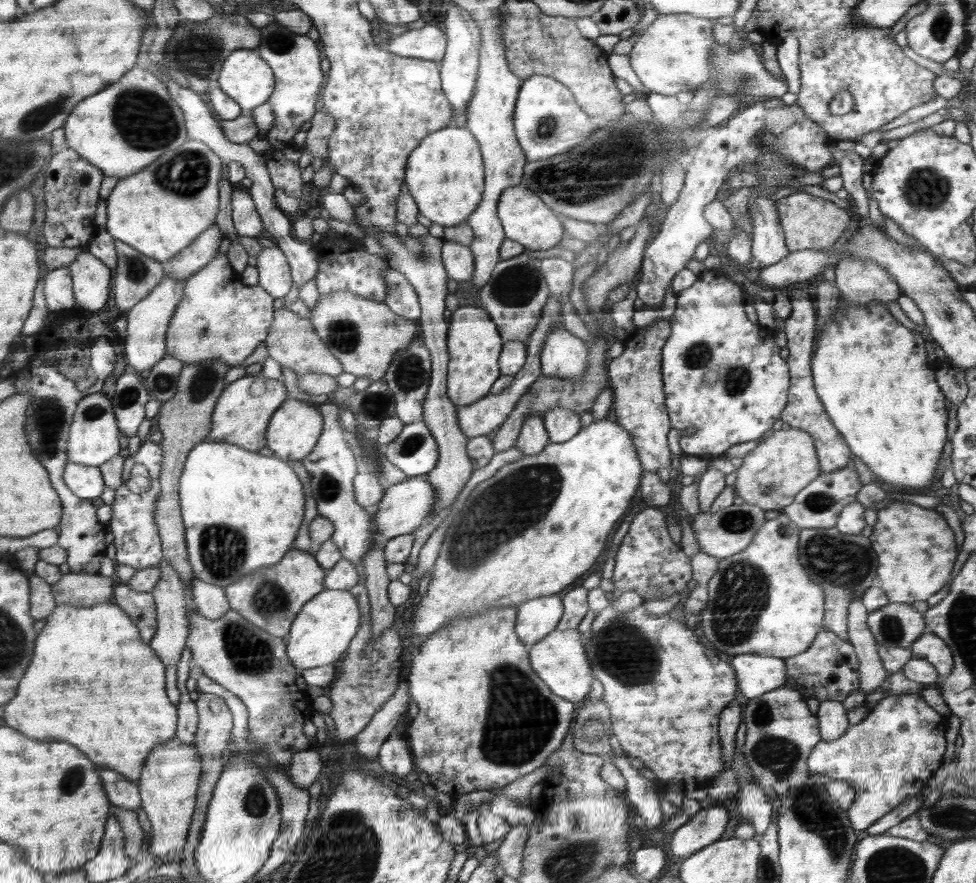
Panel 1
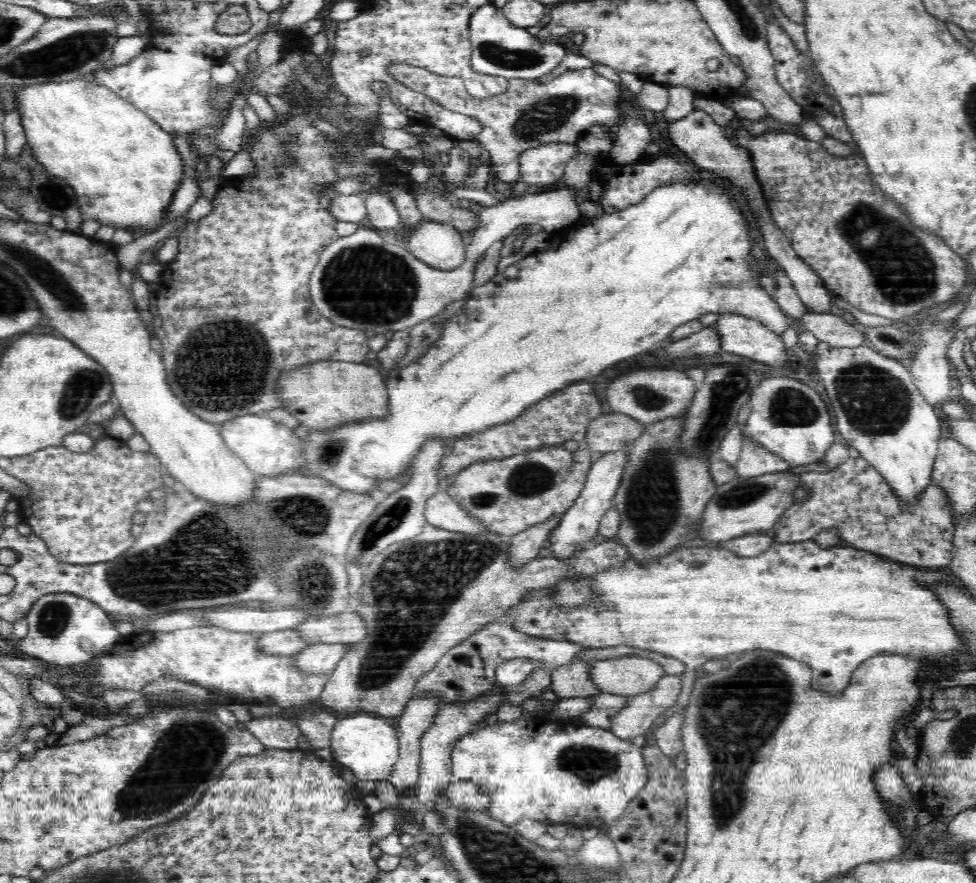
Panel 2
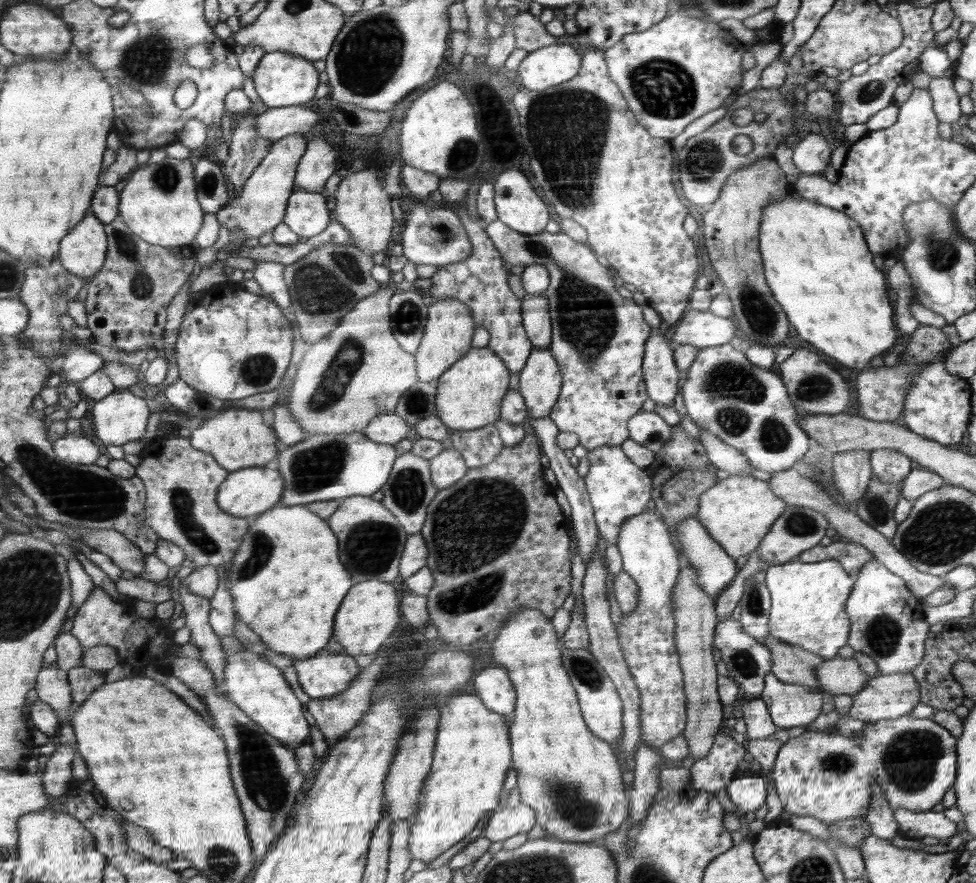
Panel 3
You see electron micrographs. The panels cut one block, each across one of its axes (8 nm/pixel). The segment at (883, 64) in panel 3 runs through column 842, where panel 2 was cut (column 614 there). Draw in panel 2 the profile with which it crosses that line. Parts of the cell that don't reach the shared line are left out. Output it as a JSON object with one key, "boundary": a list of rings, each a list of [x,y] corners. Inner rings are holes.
{"boundary":[[[405,62],[390,64],[388,71],[401,84],[433,98],[446,109],[478,120],[481,129],[476,140],[480,140],[480,144],[490,152],[497,178],[509,184],[521,177],[519,164],[526,151],[550,144],[574,145],[580,140],[581,133],[592,126],[606,125],[610,129],[622,123],[625,111],[622,105],[623,98],[626,98],[624,86],[600,76],[593,67],[565,71],[548,82],[510,79],[505,92],[478,99],[468,95],[458,77],[432,75]]]}

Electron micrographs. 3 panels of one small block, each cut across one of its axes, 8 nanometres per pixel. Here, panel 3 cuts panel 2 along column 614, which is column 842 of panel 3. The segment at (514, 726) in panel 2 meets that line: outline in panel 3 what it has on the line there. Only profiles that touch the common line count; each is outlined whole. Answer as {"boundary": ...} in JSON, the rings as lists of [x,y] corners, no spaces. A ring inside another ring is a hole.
{"boundary":[[[912,713],[905,714],[900,718],[896,719],[886,719],[880,720],[872,723],[866,723],[865,727],[860,733],[855,734],[855,736],[844,736],[840,733],[827,734],[826,732],[819,730],[807,730],[803,732],[800,736],[787,740],[778,751],[773,769],[771,770],[771,778],[774,780],[774,784],[776,786],[776,792],[781,800],[783,810],[787,810],[792,815],[798,816],[806,816],[812,815],[825,822],[826,824],[834,824],[838,823],[841,820],[846,819],[864,819],[867,816],[867,812],[870,811],[871,804],[871,786],[872,785],[880,785],[883,788],[883,791],[886,793],[886,798],[888,802],[891,804],[891,807],[895,811],[896,809],[908,809],[911,811],[915,810],[928,810],[932,808],[934,804],[938,804],[940,800],[942,800],[942,796],[944,796],[944,792],[948,790],[948,788],[936,788],[936,794],[922,794],[922,790],[932,782],[932,774],[934,774],[934,766],[936,766],[936,760],[946,752],[946,750],[950,750],[950,748],[954,748],[954,744],[956,744],[956,737],[948,732],[947,728],[944,728],[943,725],[938,724],[932,718],[924,718],[924,719],[916,719],[912,716]]]}

